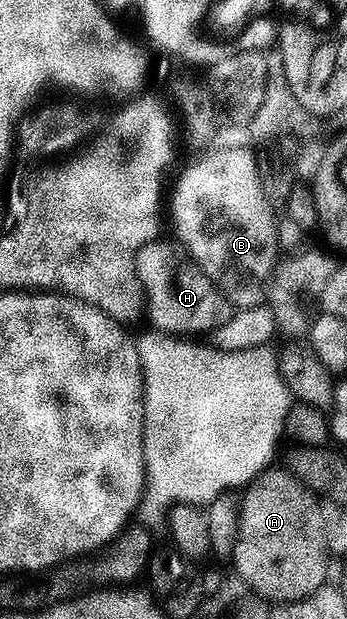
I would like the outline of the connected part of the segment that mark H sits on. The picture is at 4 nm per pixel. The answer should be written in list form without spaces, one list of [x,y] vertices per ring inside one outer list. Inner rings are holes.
[[[153,239],[138,248],[134,266],[142,284],[144,313],[155,330],[171,335],[210,335],[214,329],[227,323],[232,314],[230,300],[191,263],[173,244]]]

